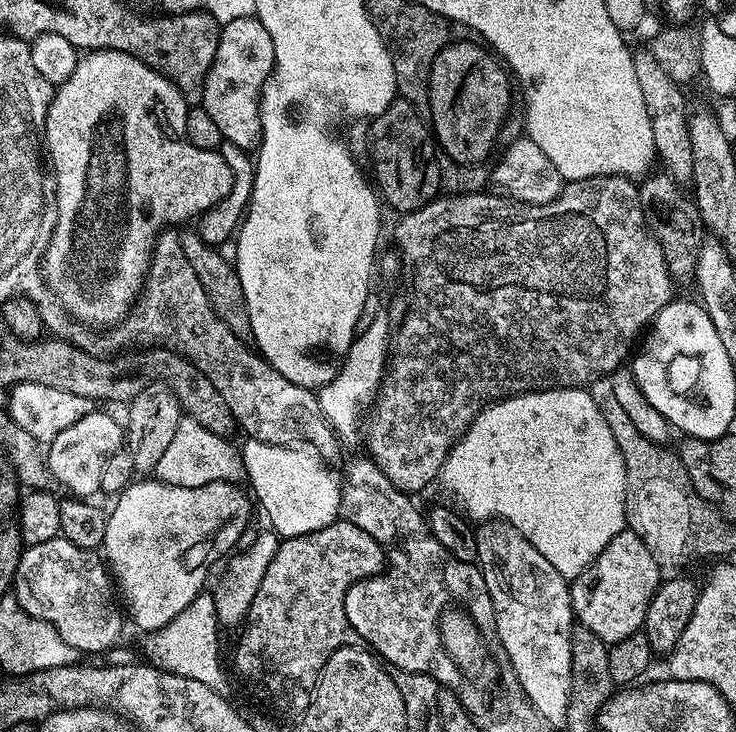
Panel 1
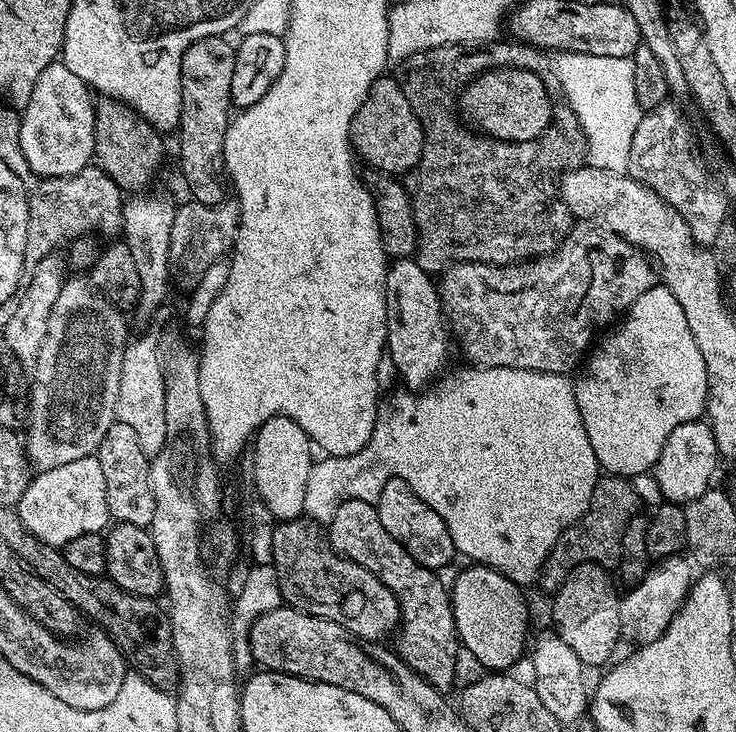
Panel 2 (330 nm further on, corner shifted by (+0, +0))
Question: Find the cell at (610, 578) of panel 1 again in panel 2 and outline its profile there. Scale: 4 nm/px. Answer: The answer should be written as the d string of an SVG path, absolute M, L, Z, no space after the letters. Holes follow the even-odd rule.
M580 564L569 573L554 593L554 631L578 654L585 666L604 663L607 665L613 659L611 656L616 643L622 640L619 620L621 597L616 594L616 588L608 576L610 572L607 568L597 564Z

